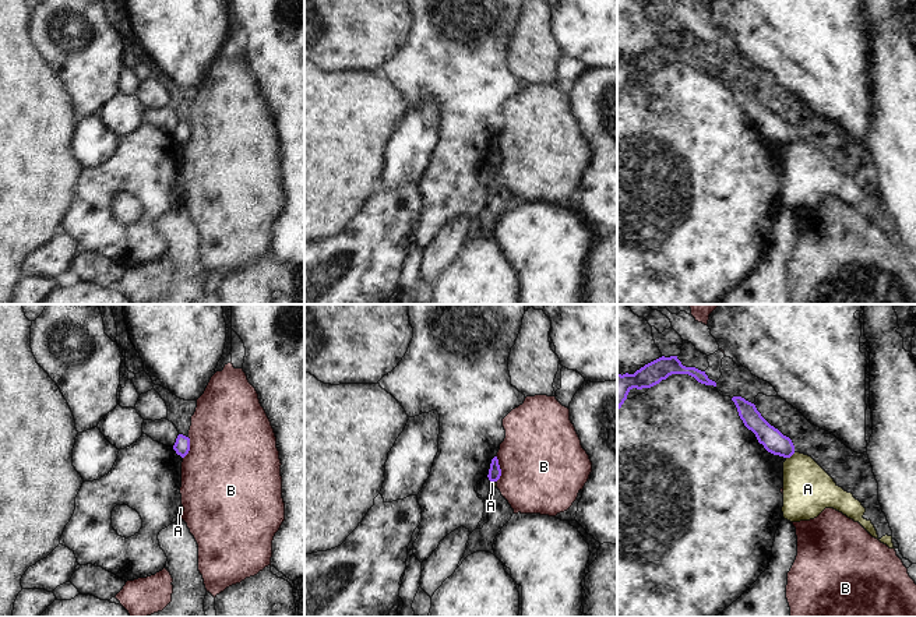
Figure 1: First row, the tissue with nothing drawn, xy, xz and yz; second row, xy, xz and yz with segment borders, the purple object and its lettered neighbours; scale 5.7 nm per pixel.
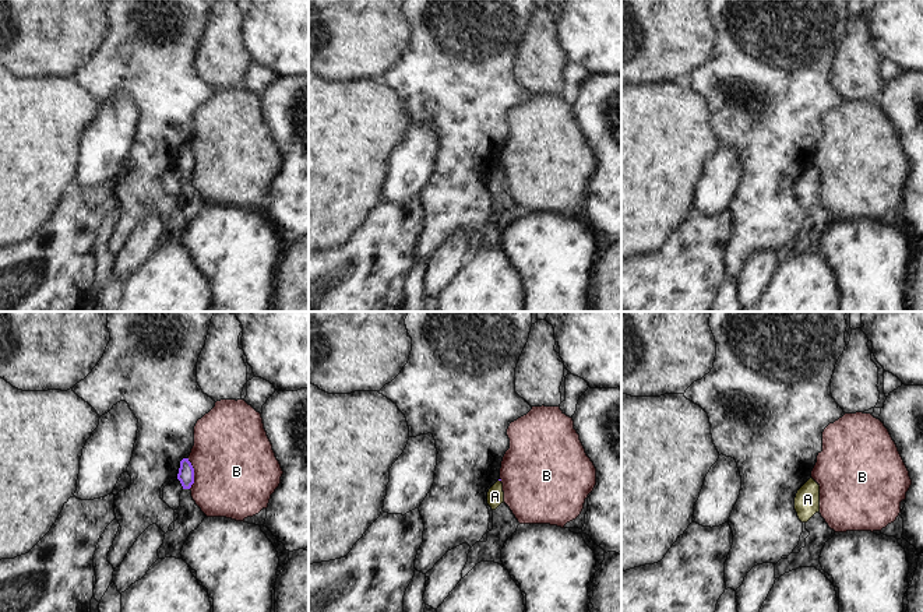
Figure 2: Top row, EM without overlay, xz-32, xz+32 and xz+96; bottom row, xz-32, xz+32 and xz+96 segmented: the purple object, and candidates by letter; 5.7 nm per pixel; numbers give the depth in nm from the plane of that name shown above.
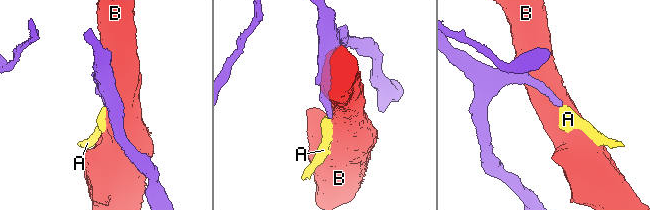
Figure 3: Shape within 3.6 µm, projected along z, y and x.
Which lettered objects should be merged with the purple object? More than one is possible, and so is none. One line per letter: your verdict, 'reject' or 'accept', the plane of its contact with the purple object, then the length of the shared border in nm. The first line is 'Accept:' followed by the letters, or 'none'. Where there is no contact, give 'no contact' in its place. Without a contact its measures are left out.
Accept: none
A: reject; meets purple in yz; contact 70 nm long
B: reject; meets purple in xz; contact 150 nm long

